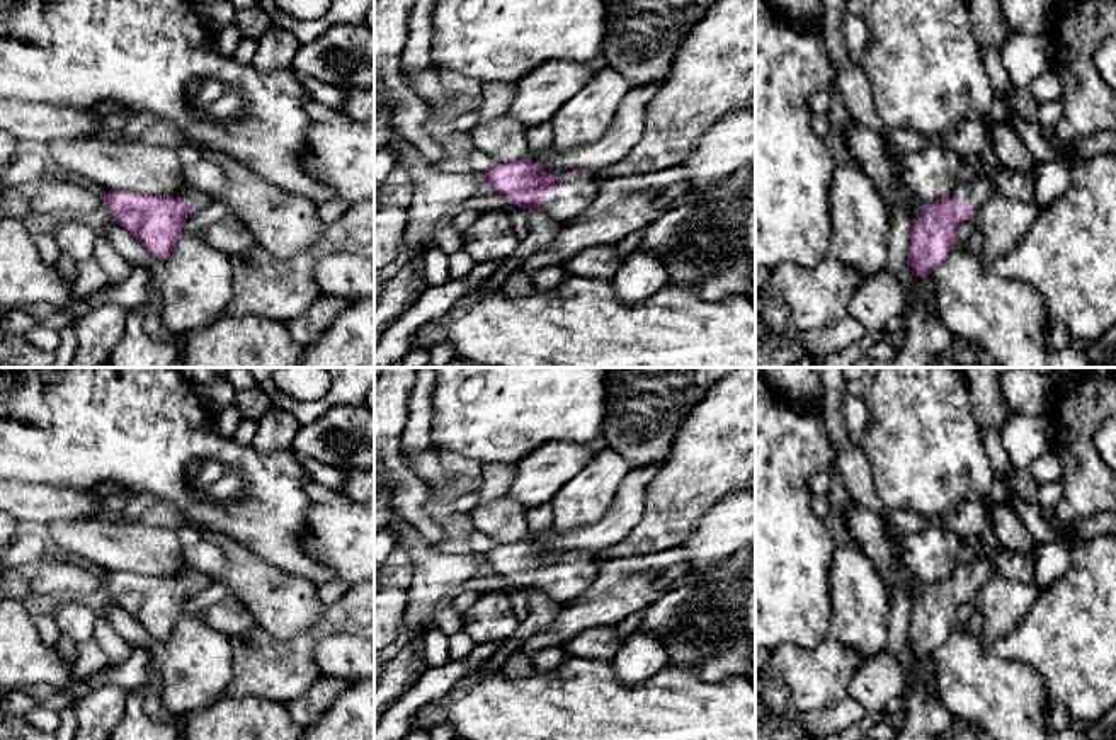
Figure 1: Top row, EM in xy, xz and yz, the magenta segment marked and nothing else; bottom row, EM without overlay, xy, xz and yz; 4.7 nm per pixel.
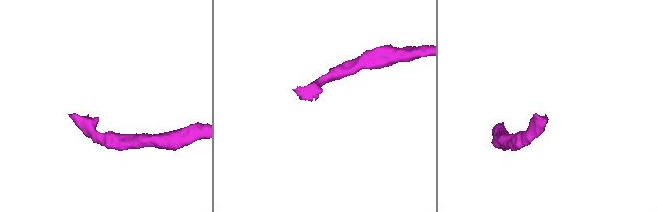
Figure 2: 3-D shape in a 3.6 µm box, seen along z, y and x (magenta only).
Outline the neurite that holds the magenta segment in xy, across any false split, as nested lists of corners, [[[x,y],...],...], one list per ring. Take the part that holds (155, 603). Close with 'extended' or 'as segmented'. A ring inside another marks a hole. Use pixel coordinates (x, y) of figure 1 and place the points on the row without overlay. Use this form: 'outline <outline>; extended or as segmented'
outline [[[192,566],[175,577],[104,573],[104,583],[114,601],[158,641],[172,636],[191,594],[206,589],[213,580],[211,575]]]; extended

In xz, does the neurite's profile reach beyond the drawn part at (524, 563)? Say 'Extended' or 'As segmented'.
Extended

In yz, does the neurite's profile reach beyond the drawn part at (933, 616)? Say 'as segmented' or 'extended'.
extended

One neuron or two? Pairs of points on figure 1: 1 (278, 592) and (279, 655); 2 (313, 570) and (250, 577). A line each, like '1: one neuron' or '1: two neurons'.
1: two neurons
2: two neurons

